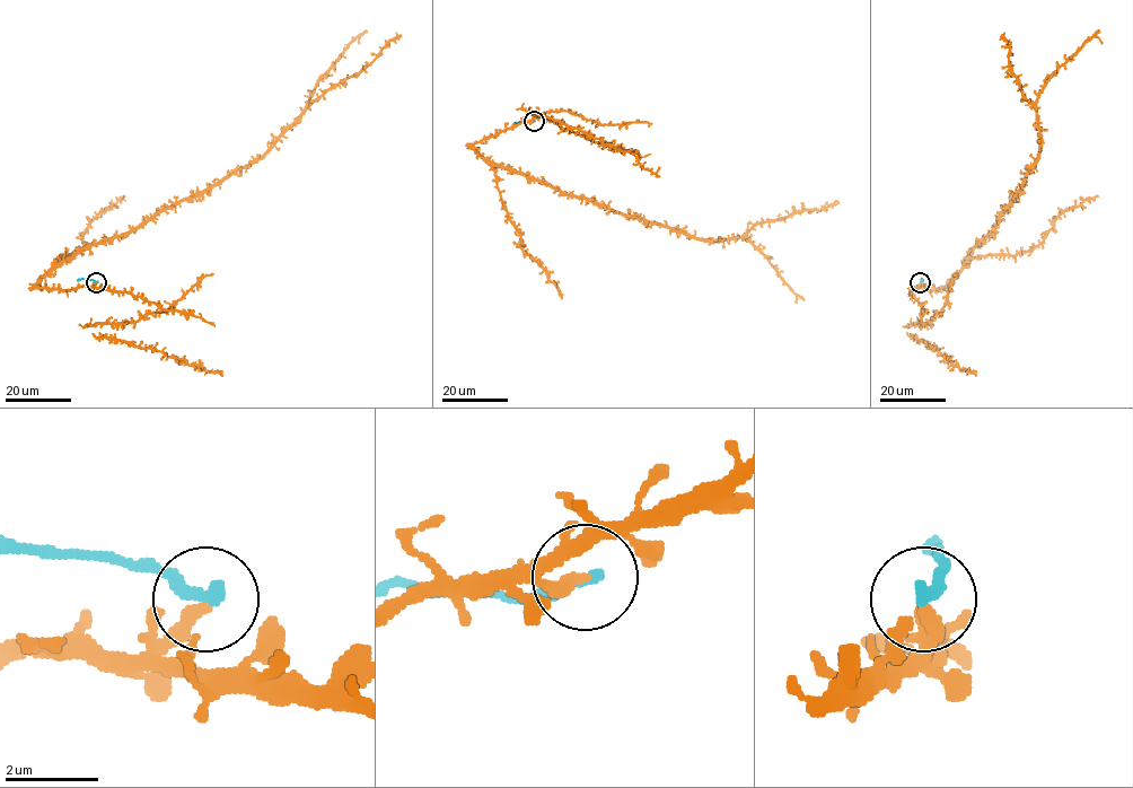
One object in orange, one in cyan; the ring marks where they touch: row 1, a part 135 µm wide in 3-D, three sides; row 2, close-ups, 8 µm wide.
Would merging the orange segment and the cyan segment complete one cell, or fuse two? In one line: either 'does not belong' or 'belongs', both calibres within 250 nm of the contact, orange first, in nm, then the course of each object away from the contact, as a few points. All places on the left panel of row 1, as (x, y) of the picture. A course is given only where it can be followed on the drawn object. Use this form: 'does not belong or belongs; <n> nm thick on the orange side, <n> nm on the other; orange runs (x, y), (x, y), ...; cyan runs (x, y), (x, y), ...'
does not belong; 300 nm thick on the orange side, 300 nm on the other; orange runs (96, 282), (72, 290), (36, 286), (90, 246), (139, 228), (248, 168), (321, 97), (402, 37); cyan runs (96, 282), (77, 281)

